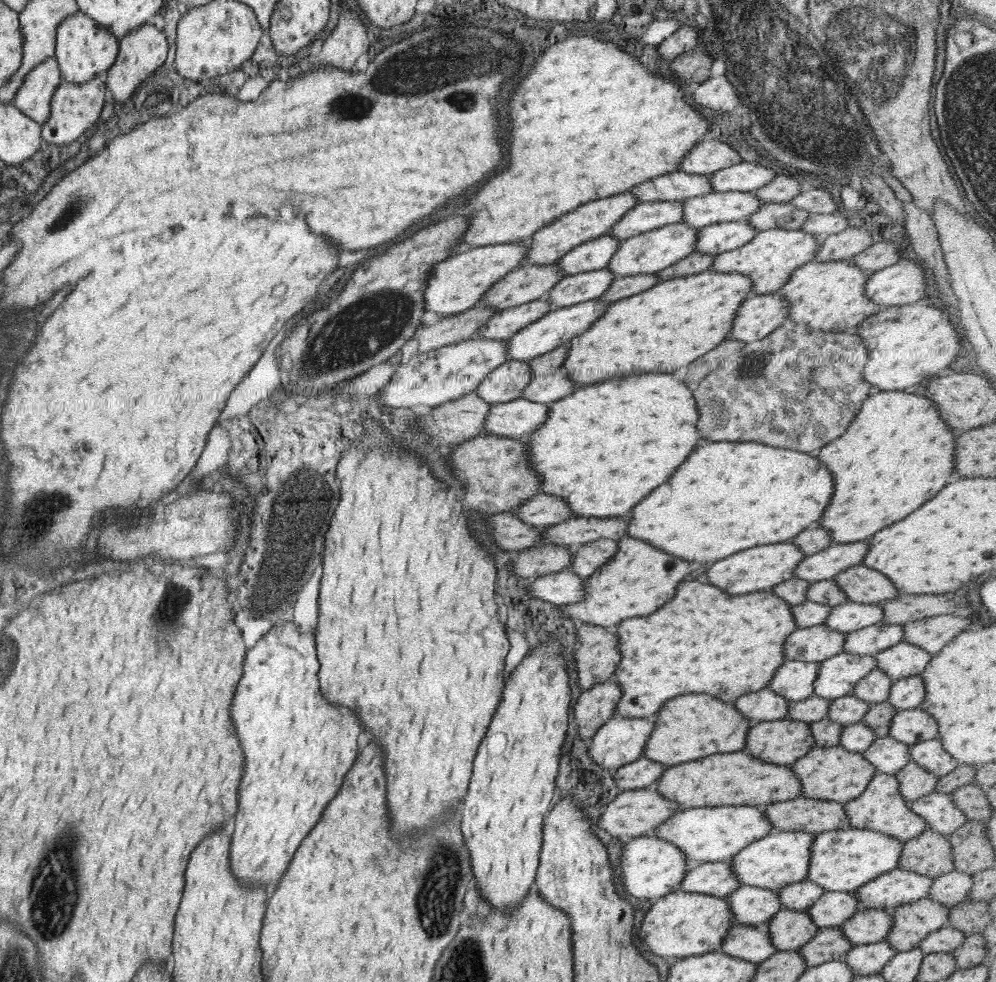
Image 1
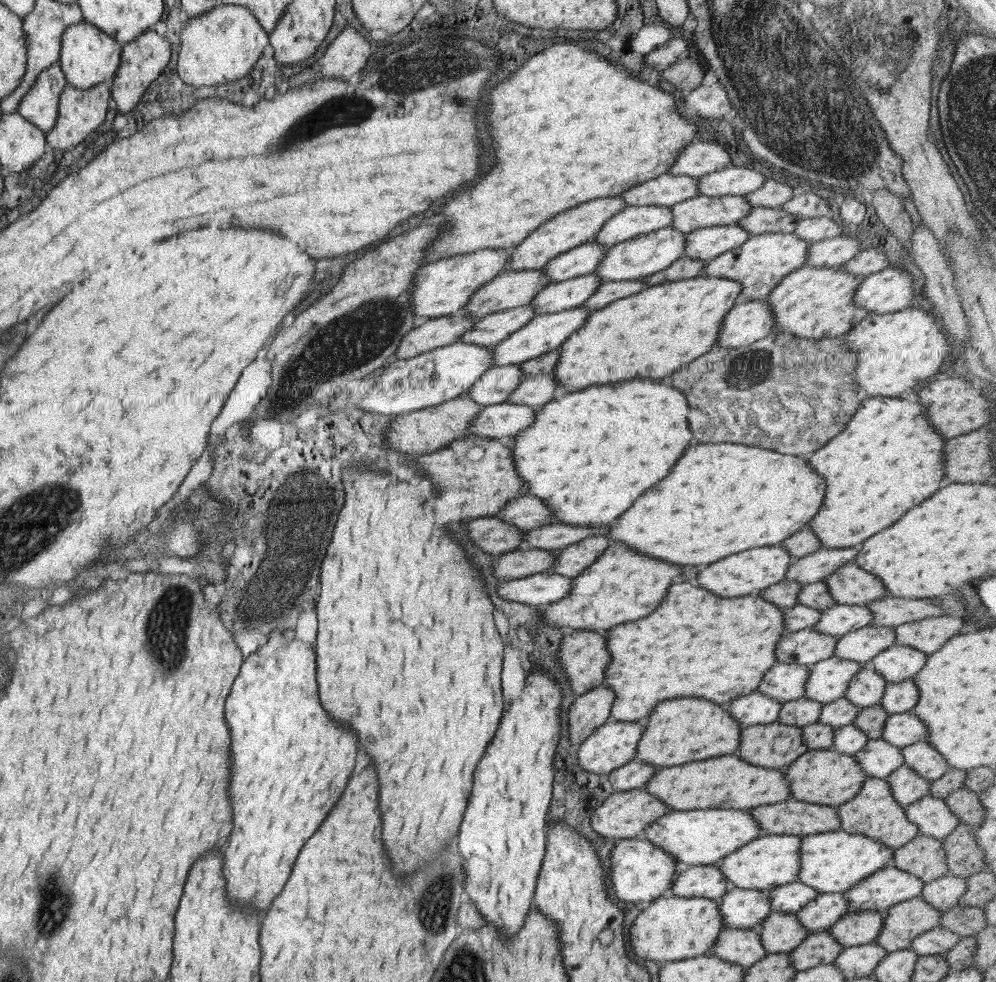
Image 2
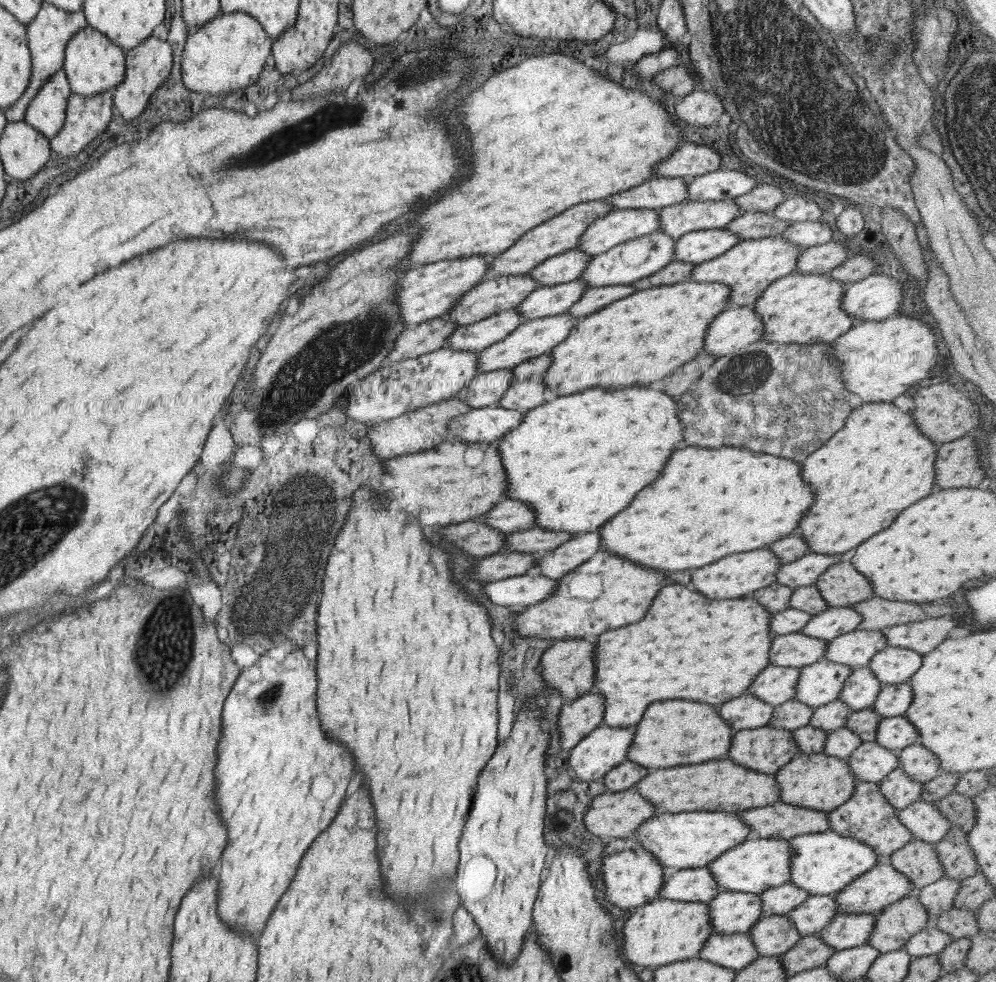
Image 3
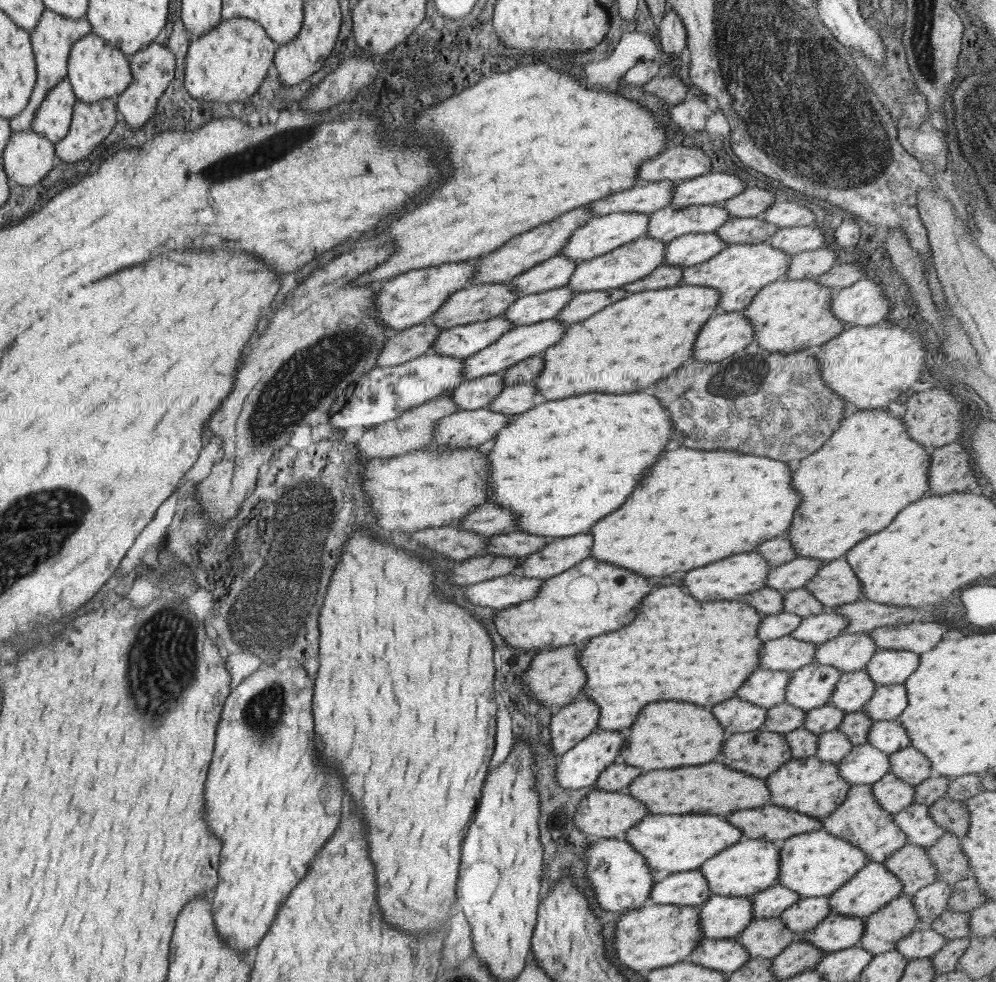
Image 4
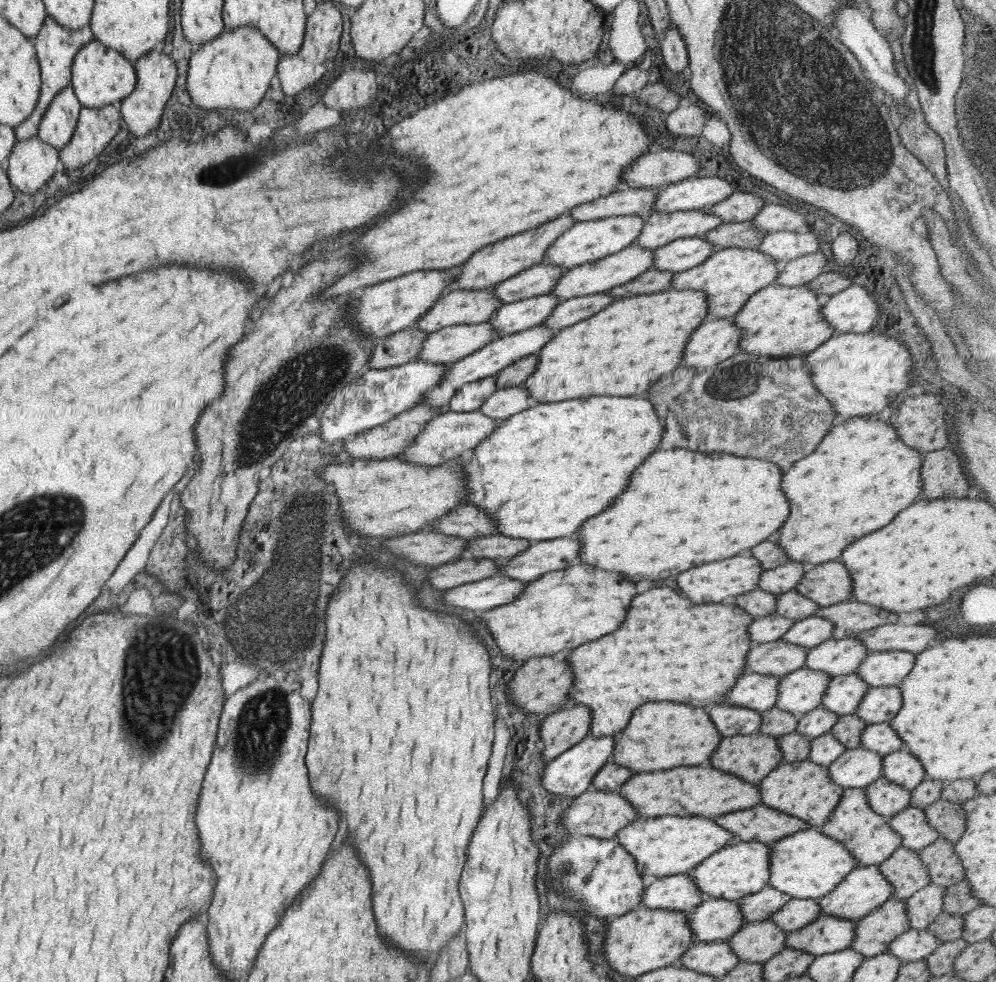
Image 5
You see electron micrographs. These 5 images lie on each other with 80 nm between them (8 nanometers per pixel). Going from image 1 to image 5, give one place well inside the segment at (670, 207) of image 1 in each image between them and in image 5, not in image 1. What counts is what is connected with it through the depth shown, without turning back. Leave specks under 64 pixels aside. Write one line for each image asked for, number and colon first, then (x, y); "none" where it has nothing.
2: (631, 221)
3: (617, 226)
4: (600, 234)
5: (583, 242)

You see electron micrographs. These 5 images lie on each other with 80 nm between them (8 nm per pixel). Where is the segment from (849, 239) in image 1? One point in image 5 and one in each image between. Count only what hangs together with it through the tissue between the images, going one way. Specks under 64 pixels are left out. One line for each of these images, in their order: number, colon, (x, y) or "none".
2: (832, 252)
3: (819, 259)
4: (810, 264)
5: (800, 270)

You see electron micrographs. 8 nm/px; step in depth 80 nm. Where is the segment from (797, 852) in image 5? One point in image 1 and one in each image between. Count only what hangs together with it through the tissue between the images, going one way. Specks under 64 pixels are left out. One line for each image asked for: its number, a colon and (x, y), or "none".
1: (841, 860)
2: (832, 861)
3: (822, 863)
4: (814, 863)

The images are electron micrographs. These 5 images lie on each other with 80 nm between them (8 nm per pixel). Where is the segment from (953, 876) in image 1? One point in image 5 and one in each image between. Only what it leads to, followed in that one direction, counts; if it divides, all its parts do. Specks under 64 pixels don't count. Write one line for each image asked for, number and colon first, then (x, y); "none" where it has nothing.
2: (944, 892)
3: (937, 897)
4: (930, 901)
5: (923, 906)

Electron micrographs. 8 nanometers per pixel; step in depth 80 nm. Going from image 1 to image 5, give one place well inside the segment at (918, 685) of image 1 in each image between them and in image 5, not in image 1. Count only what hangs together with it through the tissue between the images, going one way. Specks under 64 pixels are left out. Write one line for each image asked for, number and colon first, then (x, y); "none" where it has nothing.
2: (898, 697)
3: (892, 700)
4: (886, 702)
5: (879, 704)

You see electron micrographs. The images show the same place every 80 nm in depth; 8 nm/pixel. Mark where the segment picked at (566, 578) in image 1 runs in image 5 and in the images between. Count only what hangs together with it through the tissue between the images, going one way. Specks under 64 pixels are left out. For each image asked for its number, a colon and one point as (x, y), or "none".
2: (540, 589)
3: (519, 591)
4: (501, 592)
5: (490, 592)

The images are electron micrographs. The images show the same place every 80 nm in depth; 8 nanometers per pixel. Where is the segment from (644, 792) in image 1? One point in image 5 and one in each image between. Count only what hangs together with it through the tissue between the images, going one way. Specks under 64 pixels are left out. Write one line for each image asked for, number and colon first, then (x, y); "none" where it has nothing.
2: (623, 814)
3: (616, 815)
4: (599, 814)
5: (599, 814)

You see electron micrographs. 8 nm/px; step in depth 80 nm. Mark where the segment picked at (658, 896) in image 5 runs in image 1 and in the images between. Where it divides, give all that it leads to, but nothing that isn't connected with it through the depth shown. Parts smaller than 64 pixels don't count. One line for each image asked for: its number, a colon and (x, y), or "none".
1: (717, 879)
2: (703, 881)
3: (692, 884)
4: (689, 888)

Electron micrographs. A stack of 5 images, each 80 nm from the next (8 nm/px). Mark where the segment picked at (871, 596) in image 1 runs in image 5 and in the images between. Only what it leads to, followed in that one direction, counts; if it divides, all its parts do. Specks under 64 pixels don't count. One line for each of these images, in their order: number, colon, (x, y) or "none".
2: (848, 584)
3: (840, 585)
4: (835, 584)
5: (826, 584)

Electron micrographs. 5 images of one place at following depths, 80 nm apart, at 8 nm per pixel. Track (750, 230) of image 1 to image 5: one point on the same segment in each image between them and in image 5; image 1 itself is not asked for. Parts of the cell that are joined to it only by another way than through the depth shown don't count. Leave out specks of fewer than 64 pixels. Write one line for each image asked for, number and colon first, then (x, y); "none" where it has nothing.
2: (703, 243)
3: (695, 247)
4: (687, 250)
5: (678, 255)

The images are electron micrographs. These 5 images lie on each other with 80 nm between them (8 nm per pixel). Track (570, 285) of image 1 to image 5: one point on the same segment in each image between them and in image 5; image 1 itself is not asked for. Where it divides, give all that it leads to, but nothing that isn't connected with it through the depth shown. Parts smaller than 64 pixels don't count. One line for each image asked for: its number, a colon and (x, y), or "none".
2: (560, 296)
3: (542, 301)
4: (525, 310)
5: (513, 317)

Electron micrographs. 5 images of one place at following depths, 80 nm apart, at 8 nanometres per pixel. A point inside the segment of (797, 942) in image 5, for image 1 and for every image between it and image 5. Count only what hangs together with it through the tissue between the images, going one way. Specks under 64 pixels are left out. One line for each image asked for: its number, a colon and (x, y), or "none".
1: (866, 926)
2: (855, 928)
3: (845, 930)
4: (837, 932)

